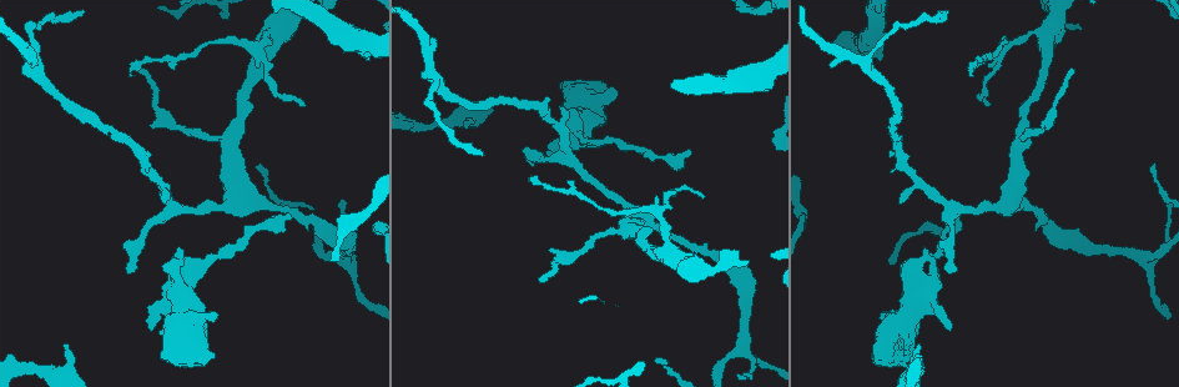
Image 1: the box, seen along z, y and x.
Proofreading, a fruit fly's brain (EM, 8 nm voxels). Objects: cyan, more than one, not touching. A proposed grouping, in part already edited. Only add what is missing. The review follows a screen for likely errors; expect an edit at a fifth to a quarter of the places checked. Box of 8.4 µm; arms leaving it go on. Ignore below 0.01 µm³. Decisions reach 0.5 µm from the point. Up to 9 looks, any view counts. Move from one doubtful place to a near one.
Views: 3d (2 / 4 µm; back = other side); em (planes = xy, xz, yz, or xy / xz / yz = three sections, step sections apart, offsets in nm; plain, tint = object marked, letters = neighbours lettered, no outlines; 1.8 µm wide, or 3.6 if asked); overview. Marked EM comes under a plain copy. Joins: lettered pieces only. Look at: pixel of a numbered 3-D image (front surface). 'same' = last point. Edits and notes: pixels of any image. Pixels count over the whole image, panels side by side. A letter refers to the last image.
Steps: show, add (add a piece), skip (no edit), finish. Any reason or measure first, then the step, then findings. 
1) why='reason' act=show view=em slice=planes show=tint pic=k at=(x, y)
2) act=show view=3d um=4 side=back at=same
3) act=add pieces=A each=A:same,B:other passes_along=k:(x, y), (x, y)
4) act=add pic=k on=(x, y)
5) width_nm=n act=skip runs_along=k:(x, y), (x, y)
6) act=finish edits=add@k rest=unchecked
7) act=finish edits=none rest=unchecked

why='an open end' act=show view=em slice=planes show=tint pic=1 at=(150, 328)

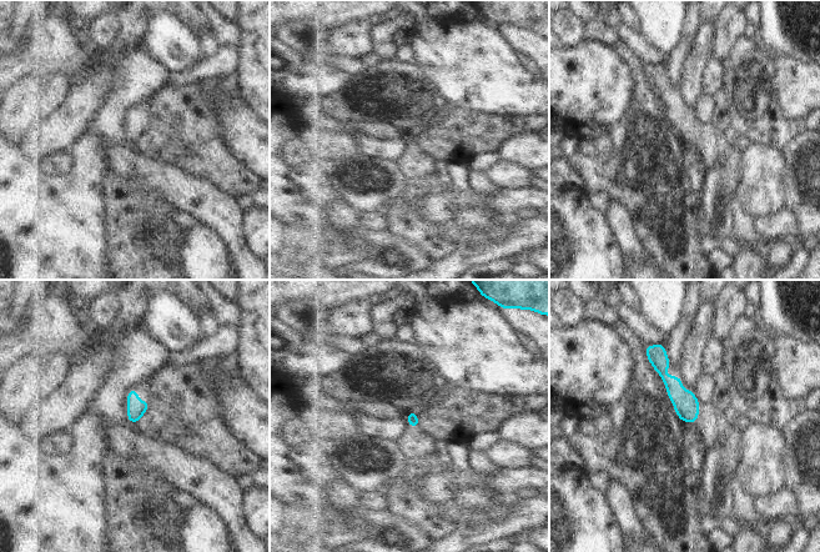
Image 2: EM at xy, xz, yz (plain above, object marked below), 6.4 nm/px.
why='see the neighbours' act=show view=em slice=planes show=letters at=same

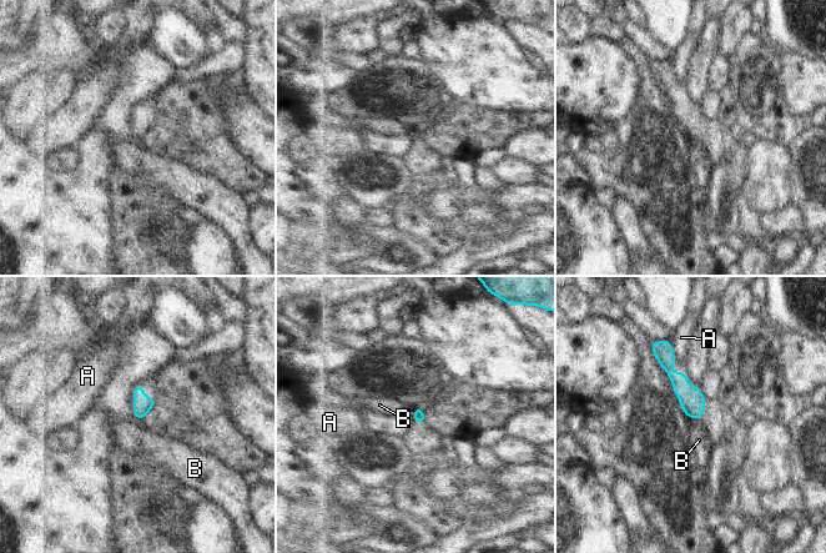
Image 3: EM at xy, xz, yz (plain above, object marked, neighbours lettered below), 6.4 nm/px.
longest_contact=A:160nm act=skip each=A:other,B:other border=3:(689, 417), (696, 417), (701, 421) found='no lettered piece goes on from it'

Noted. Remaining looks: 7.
why='thin end' act=show view=em slice=planes show=letters pic=1 at=(920, 346)

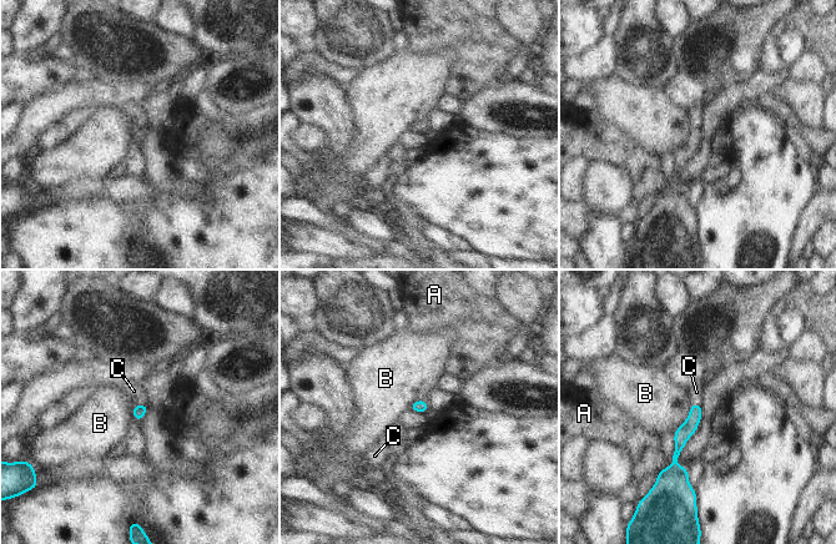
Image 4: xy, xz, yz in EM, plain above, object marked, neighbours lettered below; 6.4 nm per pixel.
longest_contact=B:190nm act=add pieces=C each=A:other,B:other,C:same found='the neuron continues'

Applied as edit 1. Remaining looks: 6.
act=show view=3d um=4 pic=1 at=(289, 213)

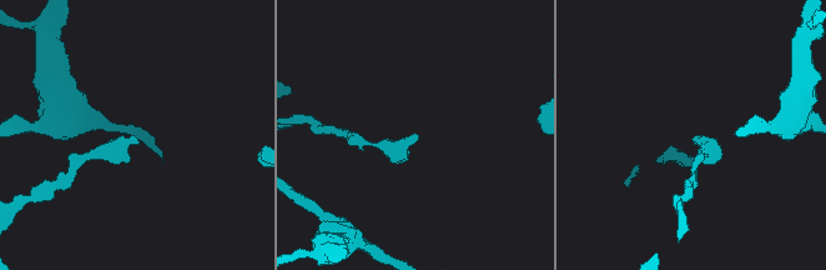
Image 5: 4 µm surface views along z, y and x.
act=show view=em slice=planes show=letters pic=5 at=(692, 139)

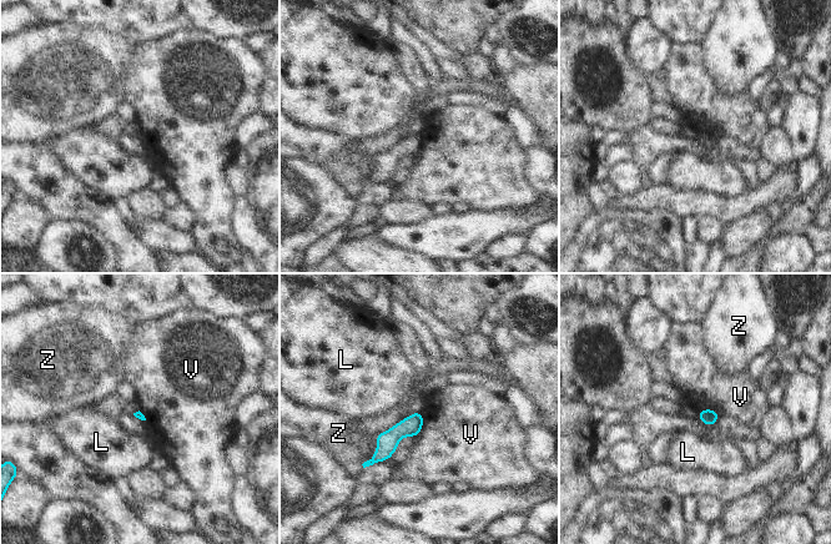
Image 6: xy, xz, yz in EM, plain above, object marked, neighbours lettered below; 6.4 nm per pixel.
act=skip each=L:other,V:other,Z:other runs_along=6:(419, 417), (374, 459) found='no lettered piece goes on from it'

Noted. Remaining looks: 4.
why='thick turns thin' act=show view=3d um=2 side=back pic=1 at=(991, 207)

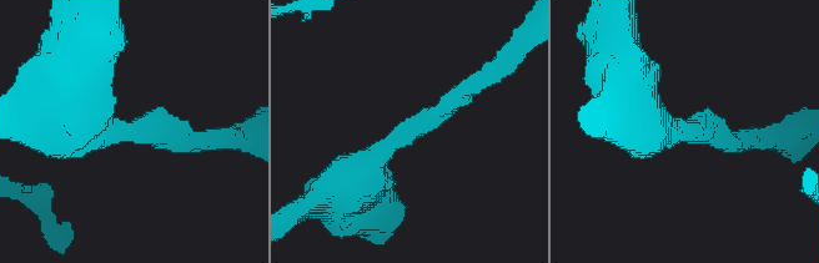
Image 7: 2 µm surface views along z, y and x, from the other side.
why='now the EM' act=show view=em um=3.6 slice=planes show=letters pic=7 at=(135, 125)

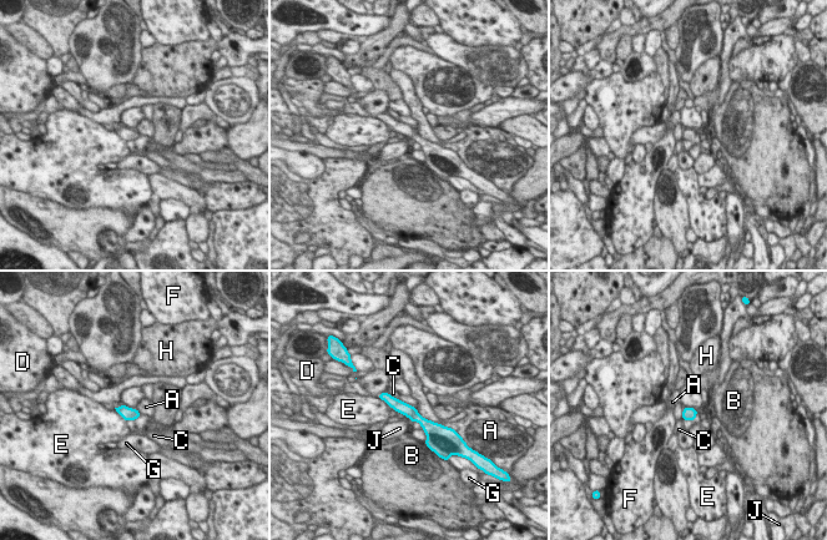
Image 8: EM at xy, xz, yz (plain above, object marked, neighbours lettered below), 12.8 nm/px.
act=skip each=A:other,B:other,C:other,D:other,E:other,F:other,G:other,H:other,J:other runs_along=8:(384, 395), (419, 418), (437, 433) found='no lettered piece goes on from it'

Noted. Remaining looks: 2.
act=finish edits=add@4 rest=unchecked

